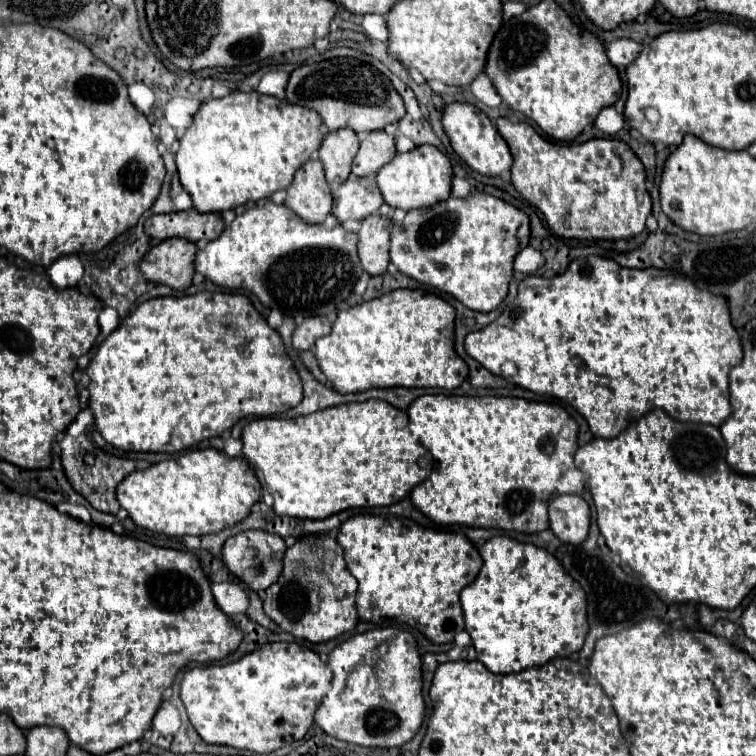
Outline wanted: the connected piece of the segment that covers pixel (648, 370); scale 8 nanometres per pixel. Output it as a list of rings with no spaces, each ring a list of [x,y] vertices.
[[[601,256],[579,258],[579,260],[575,260],[575,262],[569,264],[569,268],[565,270],[565,274],[557,276],[557,278],[551,280],[551,282],[549,282],[549,280],[543,280],[543,278],[539,278],[539,276],[529,276],[529,278],[525,278],[525,280],[521,282],[521,286],[519,286],[519,296],[517,296],[517,304],[515,304],[515,306],[517,306],[519,314],[515,314],[515,312],[505,312],[505,314],[503,314],[495,324],[491,324],[489,328],[485,326],[483,330],[477,330],[477,332],[467,334],[467,338],[465,338],[465,350],[467,350],[479,364],[483,364],[489,372],[502,376],[518,386],[523,386],[523,388],[527,388],[527,390],[531,390],[531,392],[535,392],[535,394],[549,396],[549,398],[557,398],[557,400],[561,400],[561,402],[565,402],[565,404],[571,404],[577,412],[581,412],[581,414],[585,416],[585,420],[589,422],[589,428],[591,428],[591,432],[593,432],[595,436],[601,436],[601,438],[615,438],[615,436],[621,434],[629,424],[633,424],[635,420],[639,420],[641,416],[645,416],[649,410],[655,410],[655,408],[665,410],[669,416],[673,416],[675,420],[681,420],[681,422],[699,422],[699,424],[711,424],[711,426],[721,426],[721,424],[731,416],[731,412],[733,412],[731,402],[729,402],[729,370],[731,370],[735,364],[739,364],[739,362],[743,360],[743,348],[741,348],[741,338],[739,338],[737,330],[735,330],[733,324],[731,324],[727,300],[725,300],[723,296],[717,296],[717,294],[699,290],[687,276],[683,276],[683,274],[679,274],[679,272],[675,272],[675,270],[657,270],[657,268],[643,268],[643,270],[639,270],[639,268],[623,268],[623,266],[619,266],[617,262],[613,262],[613,260],[609,260],[609,258],[601,258]]]

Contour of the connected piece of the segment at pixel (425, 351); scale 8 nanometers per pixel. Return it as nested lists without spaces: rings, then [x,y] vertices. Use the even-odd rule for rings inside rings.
[[[391,290],[381,298],[341,310],[331,334],[315,342],[323,374],[341,394],[371,388],[445,388],[455,390],[469,368],[455,352],[455,308],[435,292]]]

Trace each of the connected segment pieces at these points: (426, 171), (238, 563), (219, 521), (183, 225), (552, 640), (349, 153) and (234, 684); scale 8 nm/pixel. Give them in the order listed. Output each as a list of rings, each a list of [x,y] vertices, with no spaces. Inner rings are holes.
[[[425,144],[405,154],[397,154],[377,174],[377,184],[385,202],[393,208],[403,208],[403,210],[429,208],[441,200],[447,200],[451,194],[451,180],[453,180],[451,160],[439,148]]]
[[[245,530],[245,532],[231,536],[225,542],[221,556],[223,556],[223,562],[227,564],[227,568],[243,584],[247,584],[247,588],[251,588],[255,592],[263,592],[277,580],[279,570],[283,568],[283,564],[281,564],[283,552],[285,552],[285,540],[279,534],[271,534],[265,530]]]
[[[215,448],[193,450],[177,460],[165,460],[147,470],[131,472],[117,488],[117,500],[135,520],[135,524],[167,536],[187,536],[187,534],[205,536],[221,532],[247,518],[251,514],[253,504],[259,502],[259,496],[261,496],[261,482],[251,464],[247,464],[245,458],[229,458],[225,452]]]
[[[195,208],[171,214],[155,214],[147,218],[145,232],[155,240],[167,240],[173,236],[197,240],[215,240],[225,228],[221,214],[201,214]]]
[[[495,536],[487,540],[479,552],[483,568],[477,580],[461,592],[465,630],[471,634],[477,660],[481,660],[493,674],[511,674],[543,666],[553,658],[567,658],[583,648],[587,636],[587,594],[579,582],[565,572],[553,554],[539,546],[511,540],[509,536]]]
[[[351,128],[329,132],[319,148],[319,160],[323,162],[327,182],[335,188],[351,174],[351,162],[359,150],[359,138]]]
[[[273,642],[231,664],[201,664],[191,668],[181,682],[181,700],[193,728],[209,744],[225,744],[263,754],[301,740],[307,734],[323,696],[331,690],[331,676],[331,668],[319,658],[317,652],[295,642]]]

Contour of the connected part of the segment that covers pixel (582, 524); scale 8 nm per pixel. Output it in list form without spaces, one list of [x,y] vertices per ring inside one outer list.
[[[563,494],[549,502],[549,522],[553,534],[569,544],[585,542],[589,534],[591,510],[577,494]]]

